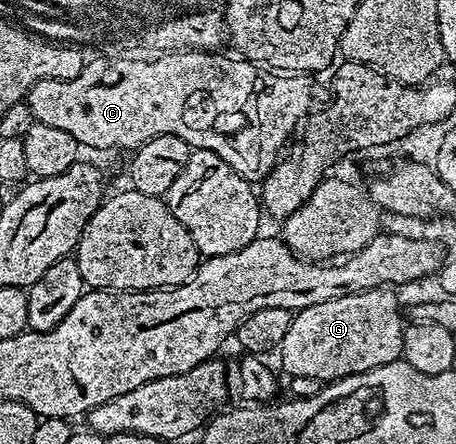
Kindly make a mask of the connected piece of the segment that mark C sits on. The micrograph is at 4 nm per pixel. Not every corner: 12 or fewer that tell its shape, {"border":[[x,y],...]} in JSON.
{"border":[[223,52],[90,60],[34,122],[93,149],[170,133],[246,181],[311,109],[304,80]]}

